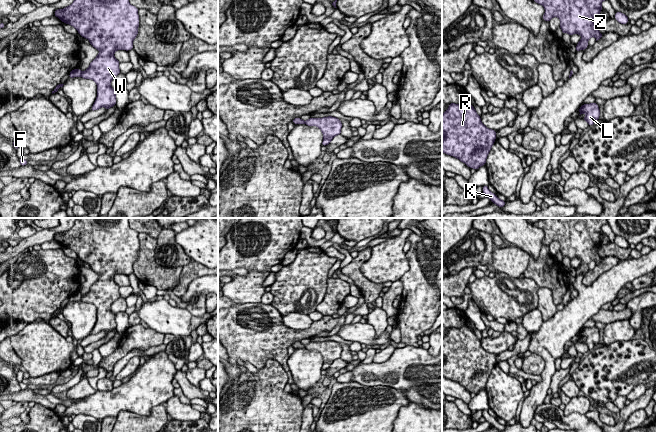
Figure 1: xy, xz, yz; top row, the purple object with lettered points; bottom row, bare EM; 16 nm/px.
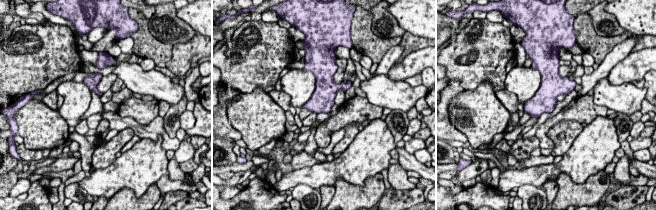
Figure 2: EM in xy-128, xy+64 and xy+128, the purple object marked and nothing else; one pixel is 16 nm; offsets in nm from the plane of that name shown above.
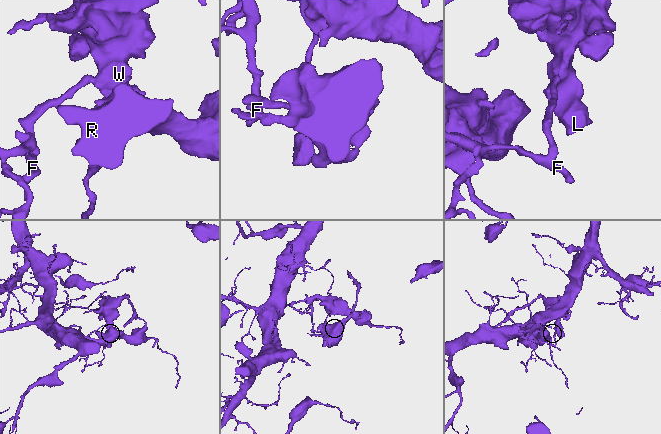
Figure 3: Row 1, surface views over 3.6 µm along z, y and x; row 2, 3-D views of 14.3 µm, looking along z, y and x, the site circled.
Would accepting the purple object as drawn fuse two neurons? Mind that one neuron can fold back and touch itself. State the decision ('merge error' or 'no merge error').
merge error

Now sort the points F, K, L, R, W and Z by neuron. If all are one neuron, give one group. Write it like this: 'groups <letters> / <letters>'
groups F K R / L W Z

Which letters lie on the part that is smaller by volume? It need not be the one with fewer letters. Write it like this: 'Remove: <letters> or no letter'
Remove: L, W, Z

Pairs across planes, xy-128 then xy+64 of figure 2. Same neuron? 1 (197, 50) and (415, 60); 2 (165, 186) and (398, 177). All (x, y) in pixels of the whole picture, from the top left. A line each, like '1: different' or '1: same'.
1: different
2: same

